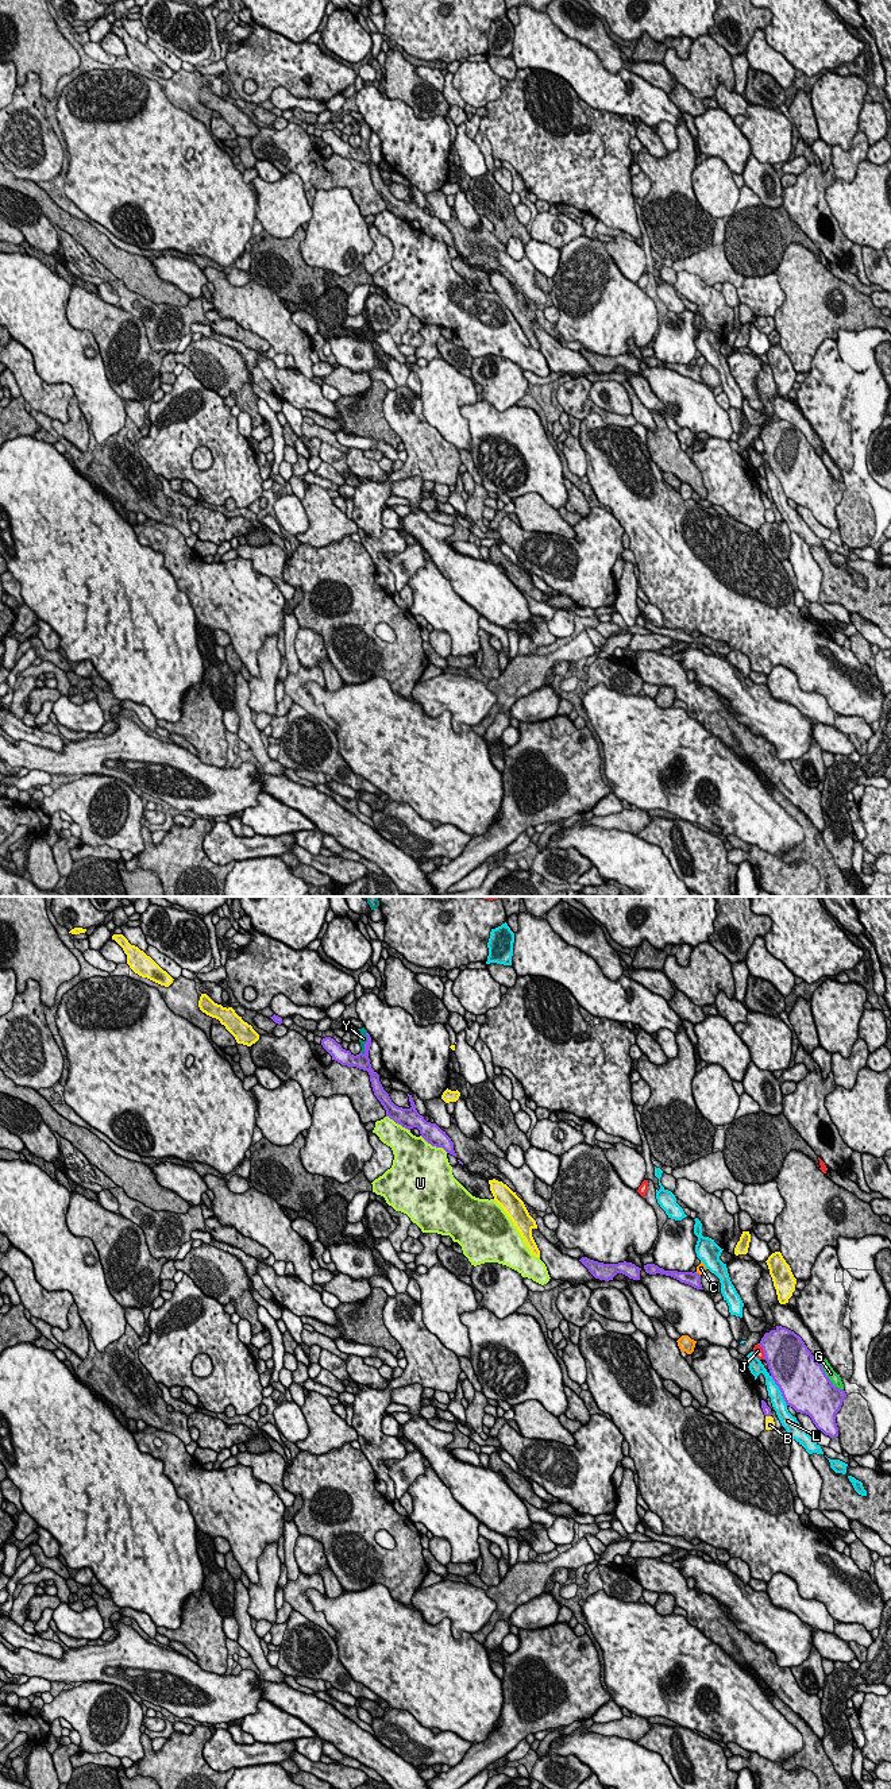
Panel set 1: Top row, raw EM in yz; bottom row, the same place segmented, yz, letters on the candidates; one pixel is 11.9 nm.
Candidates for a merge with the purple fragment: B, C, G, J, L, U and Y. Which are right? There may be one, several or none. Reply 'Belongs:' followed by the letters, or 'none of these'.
Belongs: Y

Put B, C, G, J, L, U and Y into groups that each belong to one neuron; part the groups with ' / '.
B / C / G / J / L / U / Y

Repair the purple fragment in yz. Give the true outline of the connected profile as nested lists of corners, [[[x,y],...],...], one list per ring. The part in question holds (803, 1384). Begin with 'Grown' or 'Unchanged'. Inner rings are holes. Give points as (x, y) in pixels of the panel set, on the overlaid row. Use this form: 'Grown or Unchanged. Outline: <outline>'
Unchanged. Outline: [[[776,1326],[764,1334],[759,1345],[786,1404],[809,1415],[825,1435],[838,1437],[836,1414],[846,1393],[833,1385],[802,1338],[786,1327]]]

